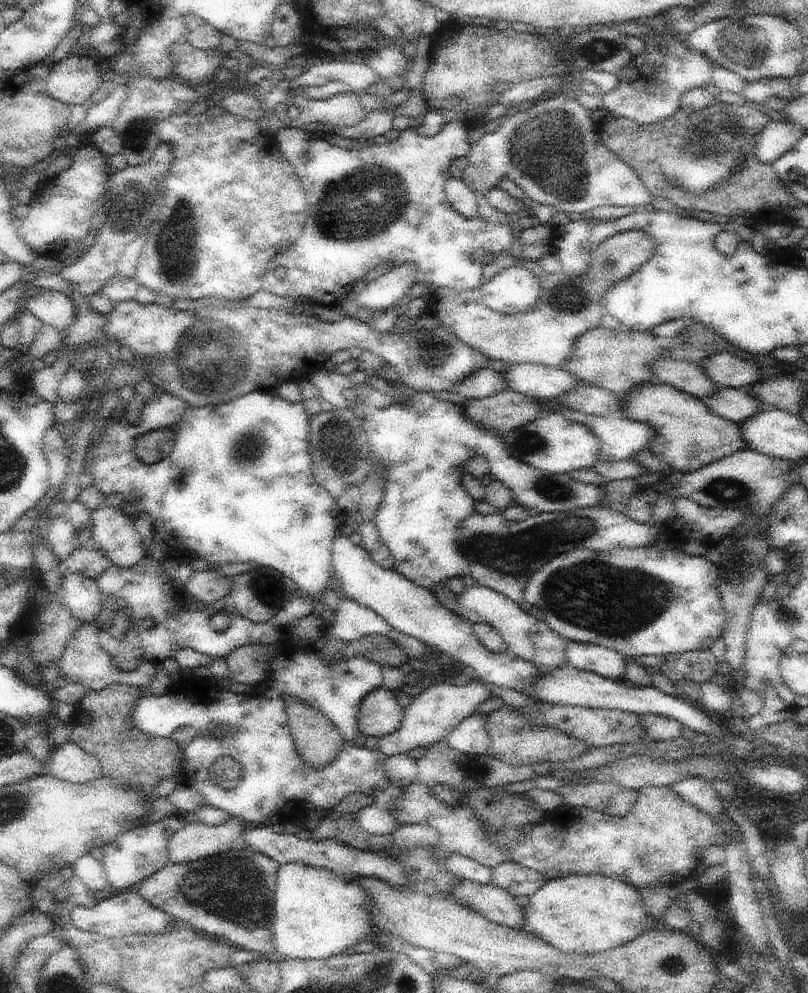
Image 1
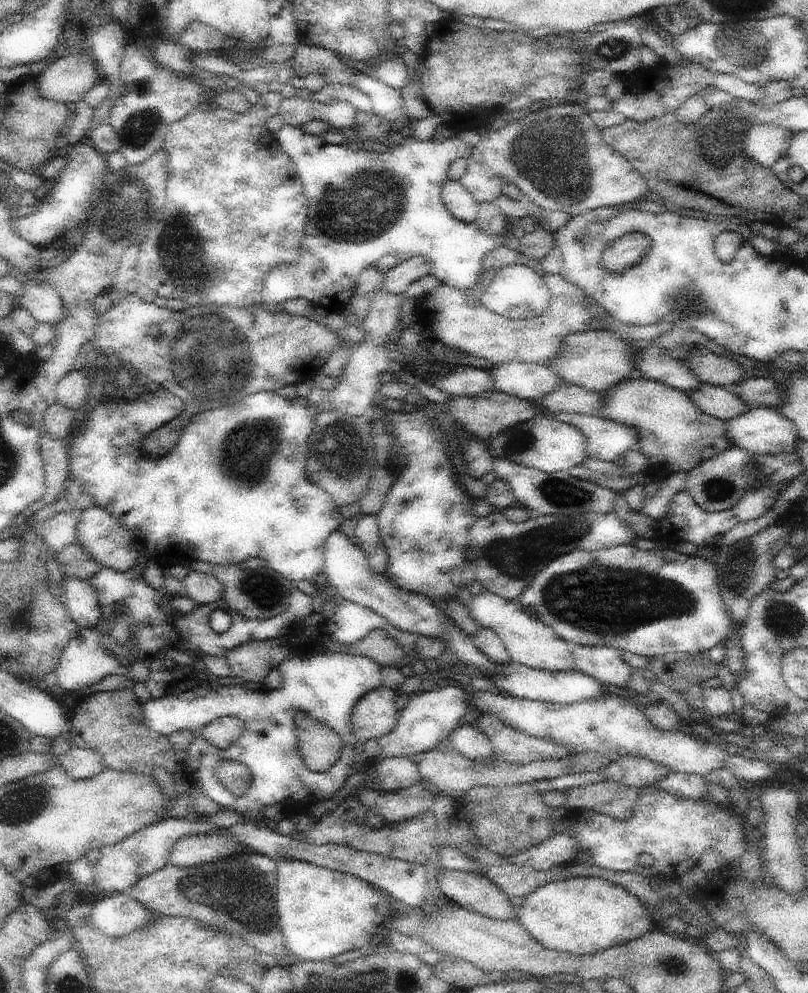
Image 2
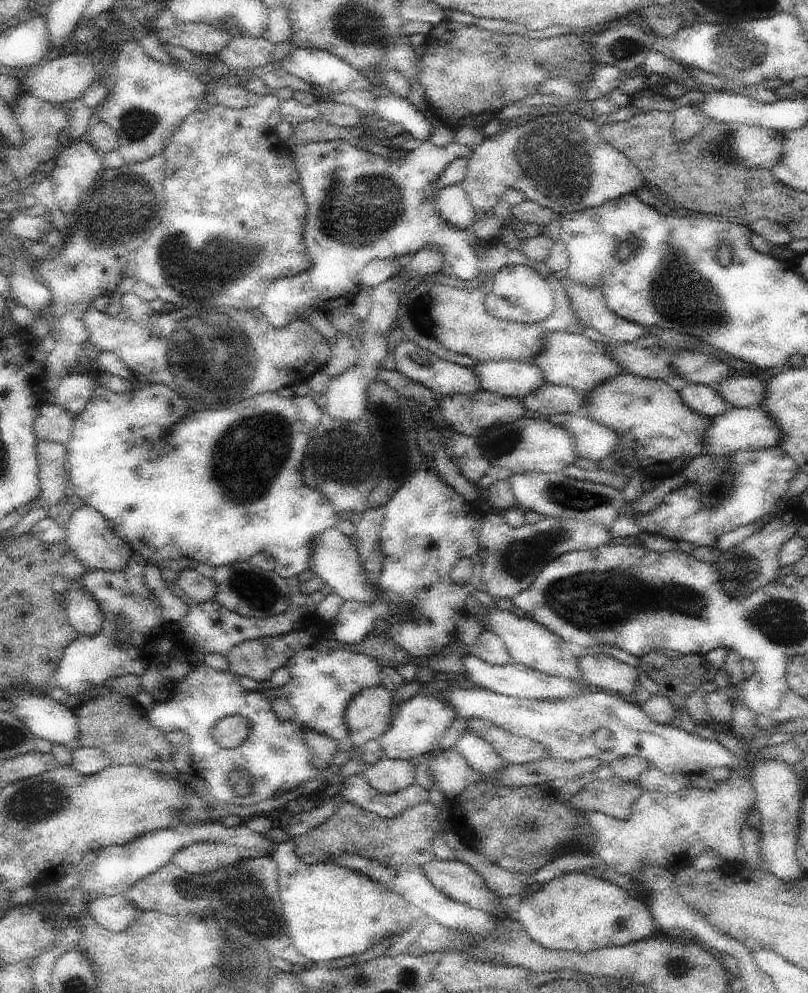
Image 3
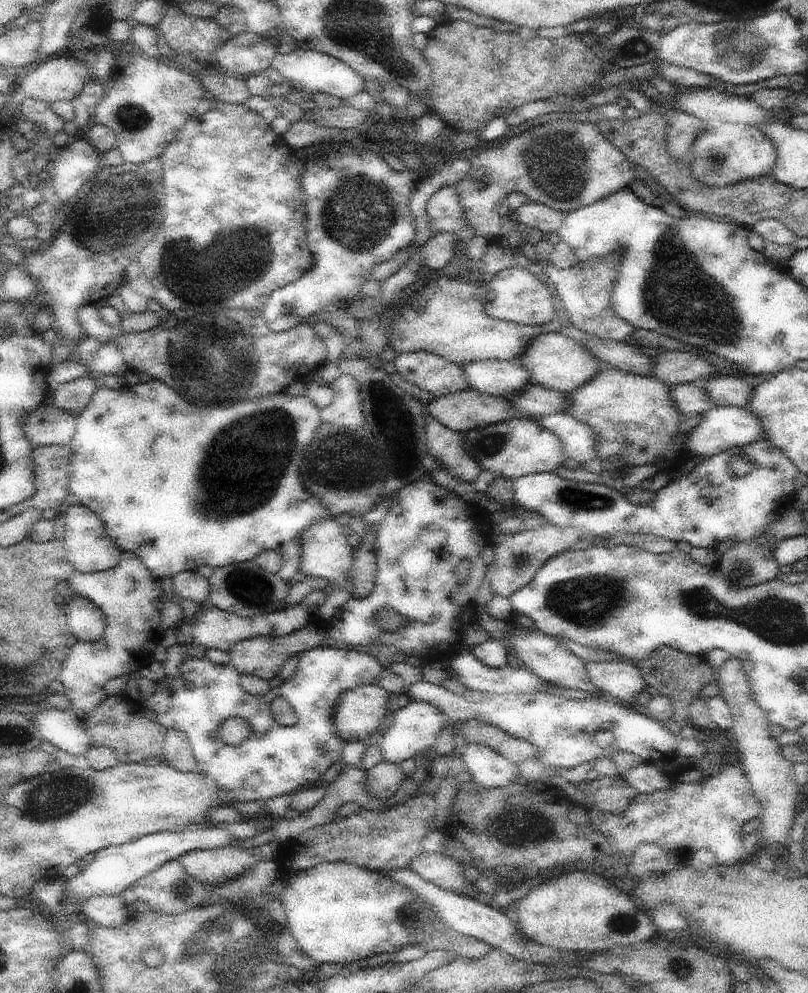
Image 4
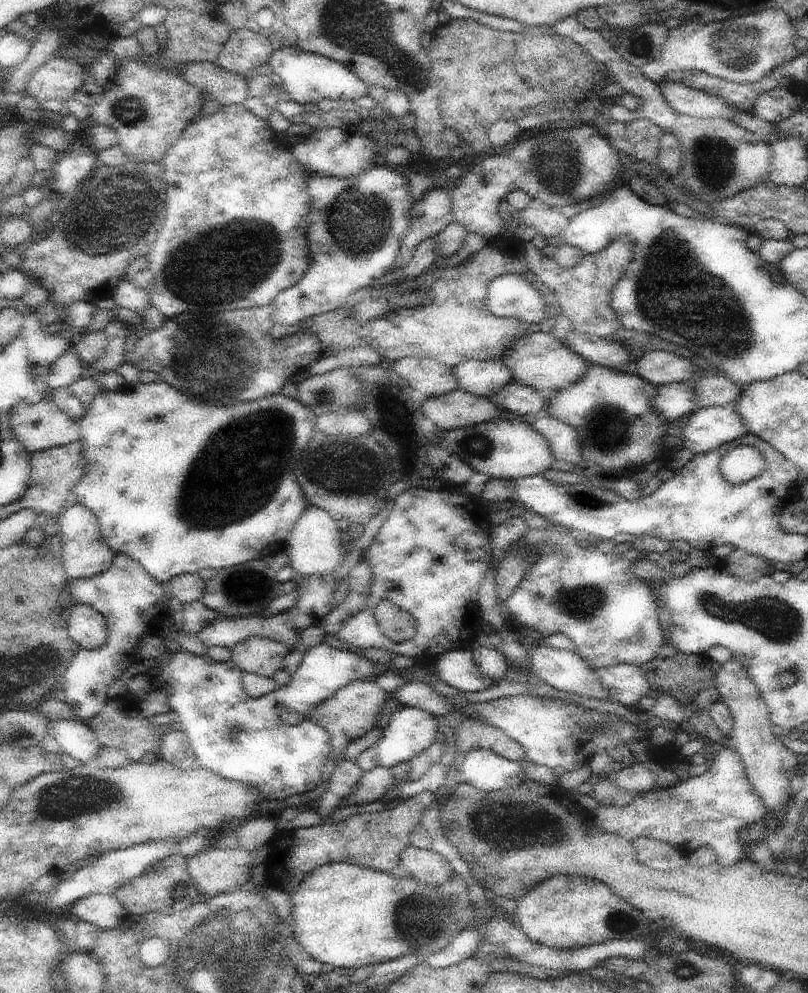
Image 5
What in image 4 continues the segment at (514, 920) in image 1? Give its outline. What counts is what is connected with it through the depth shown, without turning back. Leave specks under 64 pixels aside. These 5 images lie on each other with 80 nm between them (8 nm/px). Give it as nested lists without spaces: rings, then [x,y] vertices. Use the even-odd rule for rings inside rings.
[[[422,851],[417,854],[409,866],[415,873],[418,873],[420,878],[423,878],[429,883],[435,884],[440,888],[454,891],[456,893],[462,893],[468,896],[468,891],[474,889],[471,882],[465,880],[465,876],[462,867],[459,866],[457,860],[454,857],[448,856],[446,853],[429,853]]]

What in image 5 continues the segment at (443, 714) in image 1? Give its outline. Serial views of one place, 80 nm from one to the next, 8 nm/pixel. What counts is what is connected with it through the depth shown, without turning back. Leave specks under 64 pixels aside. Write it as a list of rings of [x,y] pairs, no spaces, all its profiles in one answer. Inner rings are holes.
[[[402,707],[392,718],[389,725],[382,732],[382,736],[376,742],[376,752],[379,756],[379,764],[386,768],[394,768],[399,762],[408,762],[418,756],[430,746],[438,736],[436,716],[427,710],[416,707]]]

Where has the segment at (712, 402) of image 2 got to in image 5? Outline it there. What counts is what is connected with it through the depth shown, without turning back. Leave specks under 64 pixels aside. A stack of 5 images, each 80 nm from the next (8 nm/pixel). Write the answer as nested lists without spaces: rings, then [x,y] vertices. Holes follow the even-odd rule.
[[[680,381],[659,386],[650,406],[670,424],[680,422],[683,416],[691,416],[698,410],[693,383]]]

